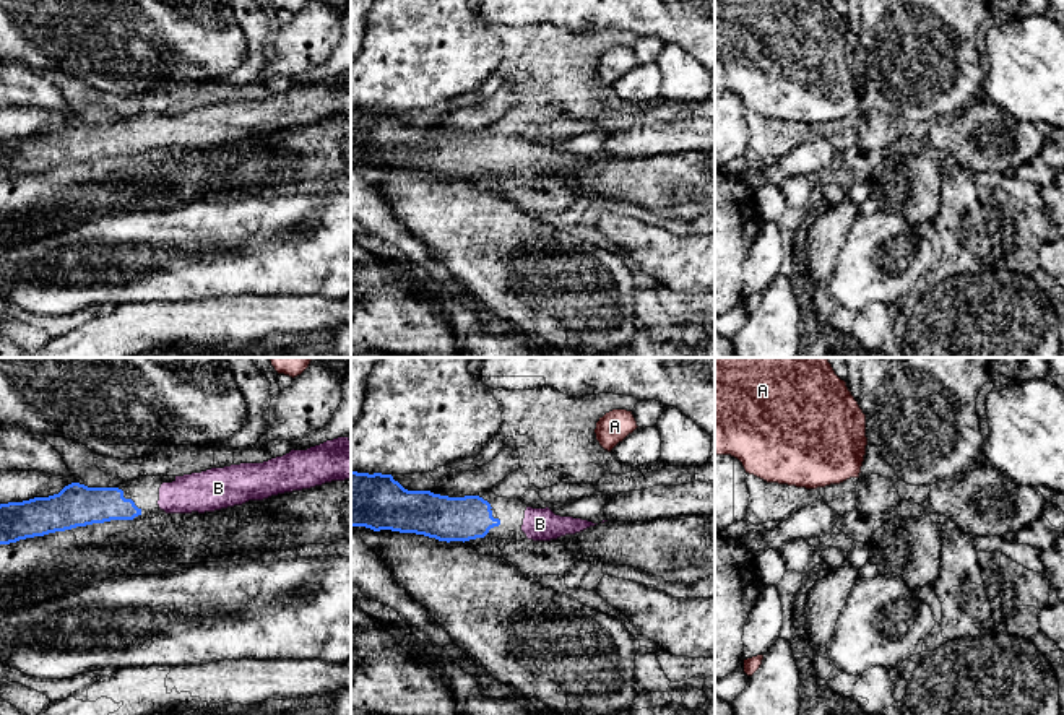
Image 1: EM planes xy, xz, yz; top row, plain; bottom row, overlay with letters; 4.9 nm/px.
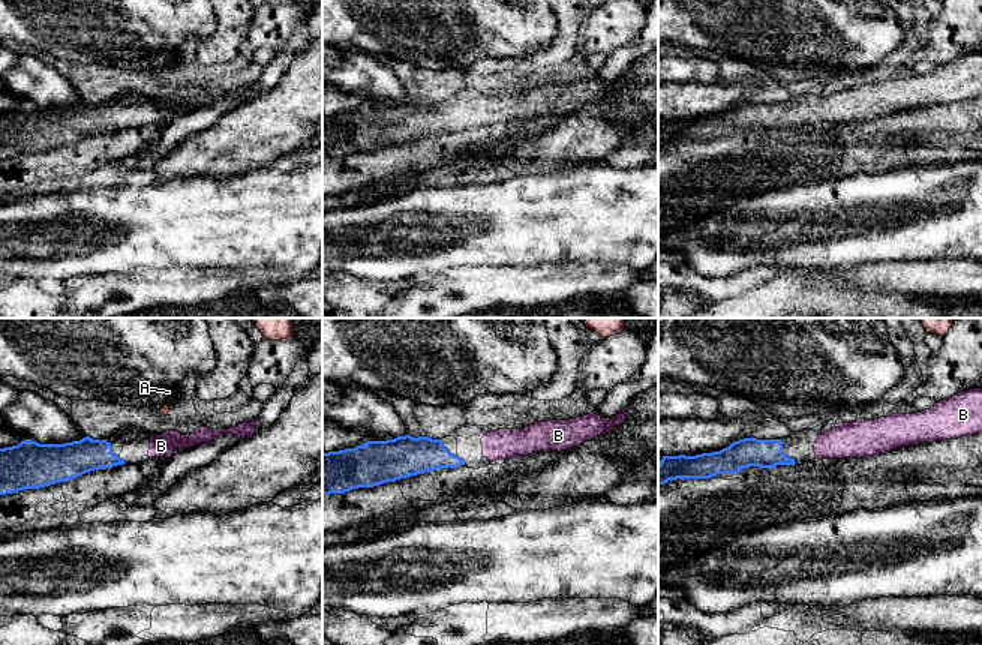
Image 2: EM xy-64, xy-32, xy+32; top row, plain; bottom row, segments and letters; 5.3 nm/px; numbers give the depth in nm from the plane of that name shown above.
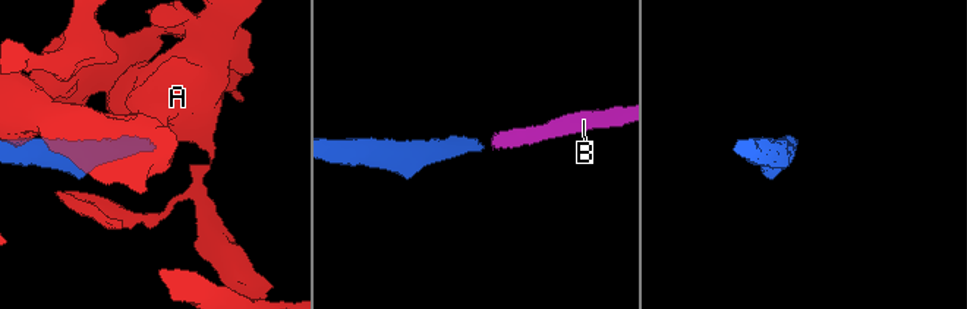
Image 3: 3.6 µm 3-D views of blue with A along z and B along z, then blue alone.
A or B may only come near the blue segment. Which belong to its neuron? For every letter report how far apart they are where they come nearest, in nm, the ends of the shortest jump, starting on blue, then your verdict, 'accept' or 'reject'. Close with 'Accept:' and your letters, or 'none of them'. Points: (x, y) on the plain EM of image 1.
A: 600 nm apart; from blue across xz (489, 140), (596, 75); reject
B: 90 nm apart; from blue across xy (140, 145), (158, 140); accept
Accept: B

